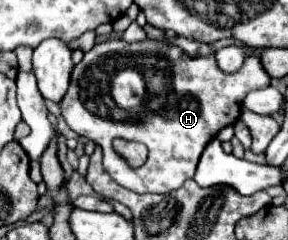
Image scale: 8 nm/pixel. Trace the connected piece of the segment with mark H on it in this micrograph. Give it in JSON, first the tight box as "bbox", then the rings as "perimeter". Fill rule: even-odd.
{"bbox":[60,38,270,194],"perimeter":[[[110,38],[96,44],[92,50],[84,54],[84,58],[74,66],[70,88],[60,102],[62,116],[66,124],[80,136],[90,138],[92,142],[100,144],[104,150],[104,170],[110,174],[114,182],[120,186],[144,194],[156,192],[166,194],[180,188],[186,180],[194,176],[196,164],[204,146],[216,138],[218,130],[234,124],[240,116],[240,106],[244,96],[250,90],[270,86],[270,76],[262,68],[260,56],[248,56],[244,66],[236,74],[224,74],[216,66],[214,56],[188,56],[178,46],[158,40],[142,40],[142,42],[124,42],[122,38]],[[126,138],[136,140],[148,146],[148,160],[144,166],[132,168],[118,152],[114,152],[112,140]]]}

